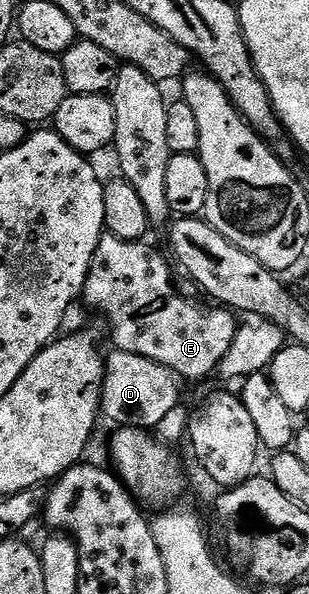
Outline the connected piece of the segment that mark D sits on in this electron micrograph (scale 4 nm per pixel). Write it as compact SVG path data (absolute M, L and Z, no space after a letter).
M112 349L110 353L106 355L103 367L102 417L116 422L114 425L119 428L134 426L136 430L145 431L158 428L161 420L165 420L165 416L169 416L169 412L173 412L173 408L181 405L179 375L173 373L169 368L165 368L145 356L137 356L133 352Z

